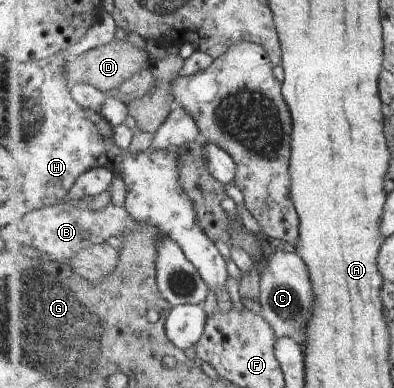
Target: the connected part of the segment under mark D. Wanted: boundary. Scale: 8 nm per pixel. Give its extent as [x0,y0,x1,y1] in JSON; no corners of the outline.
[65,40,150,92]

